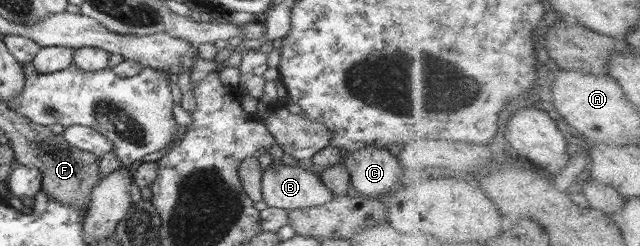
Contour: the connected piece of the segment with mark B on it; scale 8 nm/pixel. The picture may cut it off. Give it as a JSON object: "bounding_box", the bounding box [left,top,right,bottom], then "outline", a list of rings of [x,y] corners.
{"bounding_box":[261,162,335,213],"outline":[[[274,162],[263,171],[261,191],[269,207],[288,213],[294,209],[320,207],[335,196],[324,186],[318,173],[282,162]]]}

